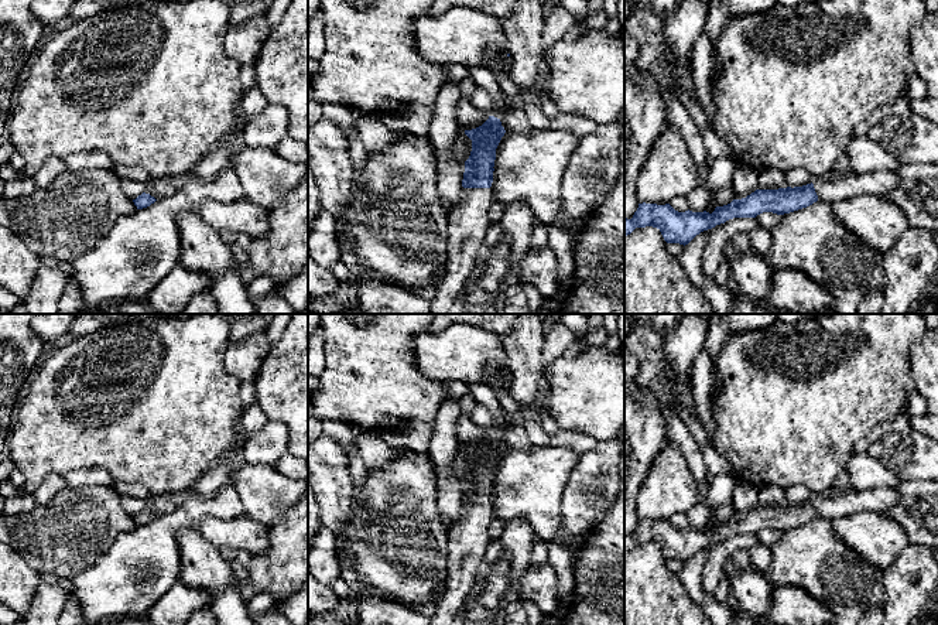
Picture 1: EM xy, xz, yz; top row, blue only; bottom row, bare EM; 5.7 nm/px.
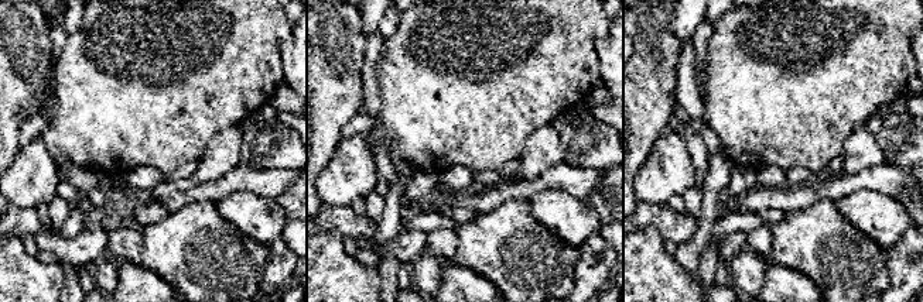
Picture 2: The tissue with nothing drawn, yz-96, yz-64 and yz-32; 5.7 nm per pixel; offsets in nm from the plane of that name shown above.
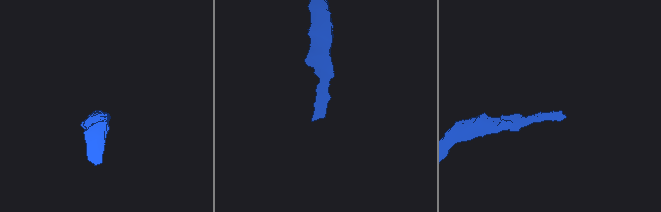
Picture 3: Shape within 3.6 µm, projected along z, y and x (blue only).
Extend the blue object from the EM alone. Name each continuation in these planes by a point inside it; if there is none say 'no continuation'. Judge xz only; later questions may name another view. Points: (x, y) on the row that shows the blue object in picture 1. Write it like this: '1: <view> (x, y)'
1: xz (468, 221)

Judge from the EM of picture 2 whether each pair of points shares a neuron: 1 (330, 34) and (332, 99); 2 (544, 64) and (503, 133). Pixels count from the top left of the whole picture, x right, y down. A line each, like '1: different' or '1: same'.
1: same
2: same

